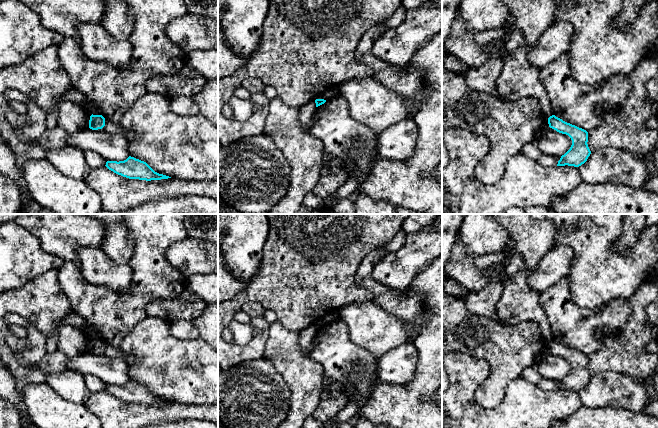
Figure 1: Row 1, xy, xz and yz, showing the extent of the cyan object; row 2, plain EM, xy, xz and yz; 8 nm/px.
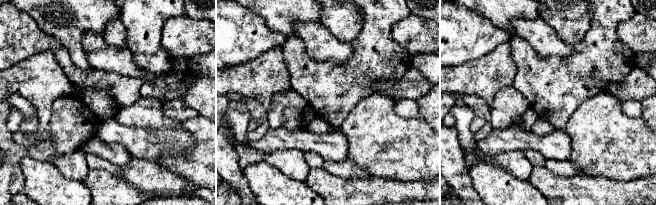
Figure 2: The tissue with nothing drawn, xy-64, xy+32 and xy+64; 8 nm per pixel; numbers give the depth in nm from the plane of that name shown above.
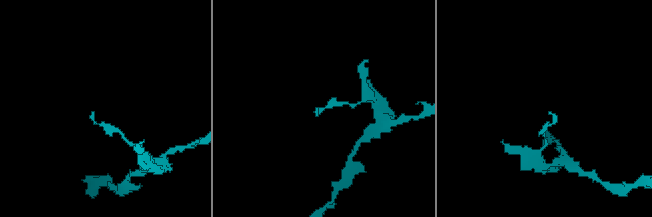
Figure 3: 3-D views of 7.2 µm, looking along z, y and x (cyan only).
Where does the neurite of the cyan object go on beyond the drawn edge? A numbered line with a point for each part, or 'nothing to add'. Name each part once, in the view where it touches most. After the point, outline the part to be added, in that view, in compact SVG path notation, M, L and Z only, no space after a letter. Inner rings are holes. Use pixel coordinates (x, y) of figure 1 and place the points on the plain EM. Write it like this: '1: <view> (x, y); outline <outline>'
nothing to add

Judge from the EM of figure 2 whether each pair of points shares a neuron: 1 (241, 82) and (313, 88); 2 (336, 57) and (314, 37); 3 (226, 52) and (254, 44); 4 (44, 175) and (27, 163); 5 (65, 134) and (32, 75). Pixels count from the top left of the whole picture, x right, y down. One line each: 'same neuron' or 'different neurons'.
1: different neurons
2: same neuron
3: same neuron
4: same neuron
5: different neurons

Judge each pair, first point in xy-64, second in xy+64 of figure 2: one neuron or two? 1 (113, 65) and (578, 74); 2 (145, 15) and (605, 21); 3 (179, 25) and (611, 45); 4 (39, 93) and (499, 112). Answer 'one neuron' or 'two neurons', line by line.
1: two neurons
2: one neuron
3: two neurons
4: two neurons

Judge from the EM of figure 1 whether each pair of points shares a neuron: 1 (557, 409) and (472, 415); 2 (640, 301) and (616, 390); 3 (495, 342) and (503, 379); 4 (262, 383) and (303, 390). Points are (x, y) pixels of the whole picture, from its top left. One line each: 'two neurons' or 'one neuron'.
1: one neuron
2: two neurons
3: one neuron
4: two neurons

